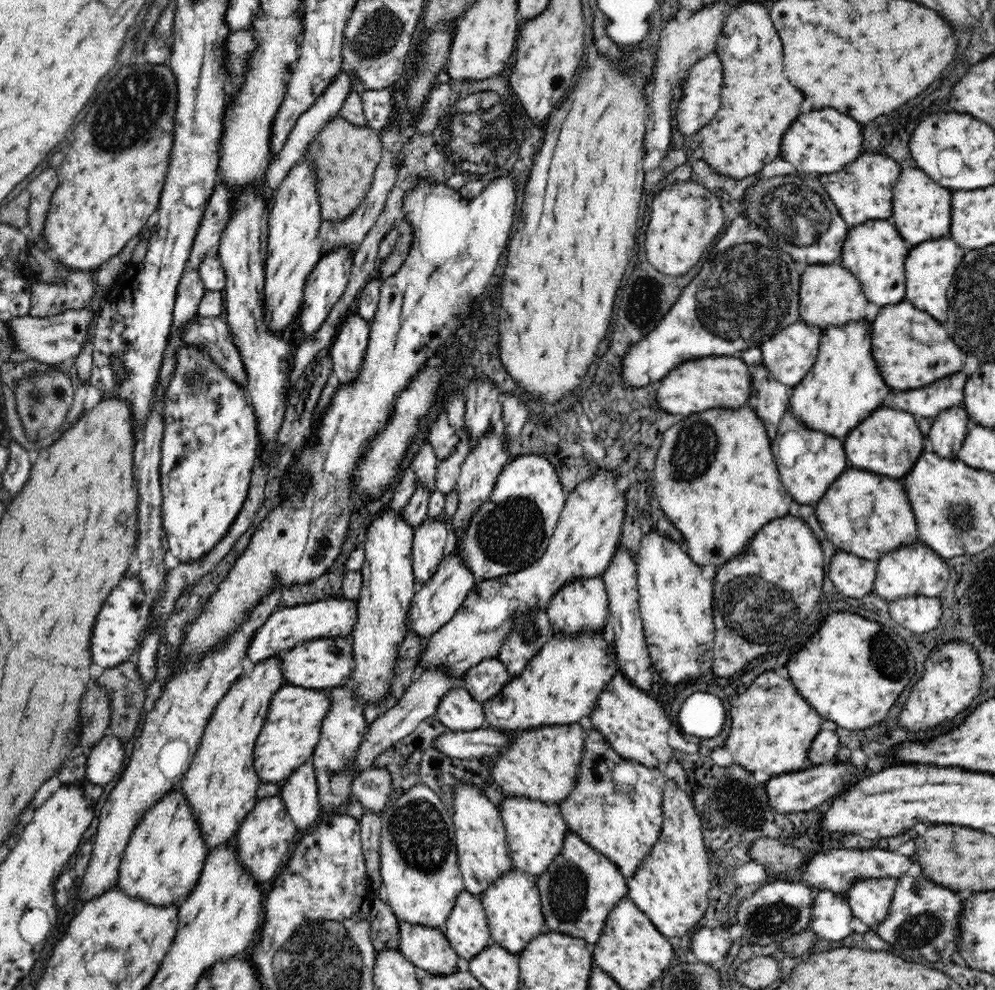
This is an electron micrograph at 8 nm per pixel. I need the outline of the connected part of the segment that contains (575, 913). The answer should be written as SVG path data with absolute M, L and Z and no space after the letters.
M566 832L560 852L546 872L534 879L546 926L549 931L596 944L608 914L627 896L627 879L613 862L586 844L577 833Z

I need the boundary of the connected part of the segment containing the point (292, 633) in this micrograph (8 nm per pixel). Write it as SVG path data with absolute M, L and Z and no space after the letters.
M341 594L323 598L311 604L278 608L263 626L255 630L246 658L243 660L244 667L240 678L248 676L247 674L253 669L253 666L261 660L274 657L280 652L289 651L304 641L308 642L315 638L346 637L351 634L356 620L358 620L357 600L346 600Z

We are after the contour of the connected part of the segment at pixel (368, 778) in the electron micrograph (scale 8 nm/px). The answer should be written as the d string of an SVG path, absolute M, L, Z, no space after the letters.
M366 768L358 772L352 782L352 794L362 804L364 810L381 813L395 795L391 785L391 774L385 768Z

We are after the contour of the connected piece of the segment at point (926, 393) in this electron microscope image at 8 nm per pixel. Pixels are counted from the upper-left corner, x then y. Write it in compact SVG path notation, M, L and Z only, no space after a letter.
M958 372L920 390L894 392L894 408L933 420L948 408L962 406L966 375Z

